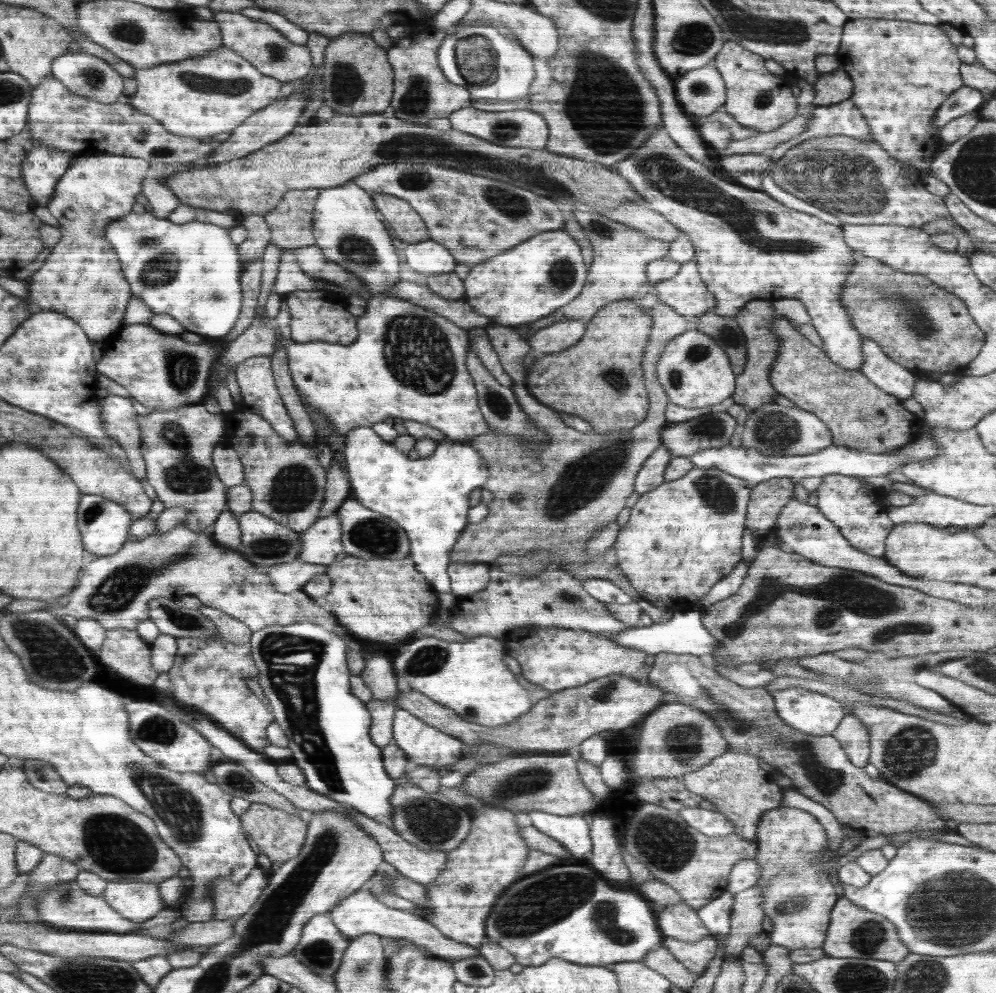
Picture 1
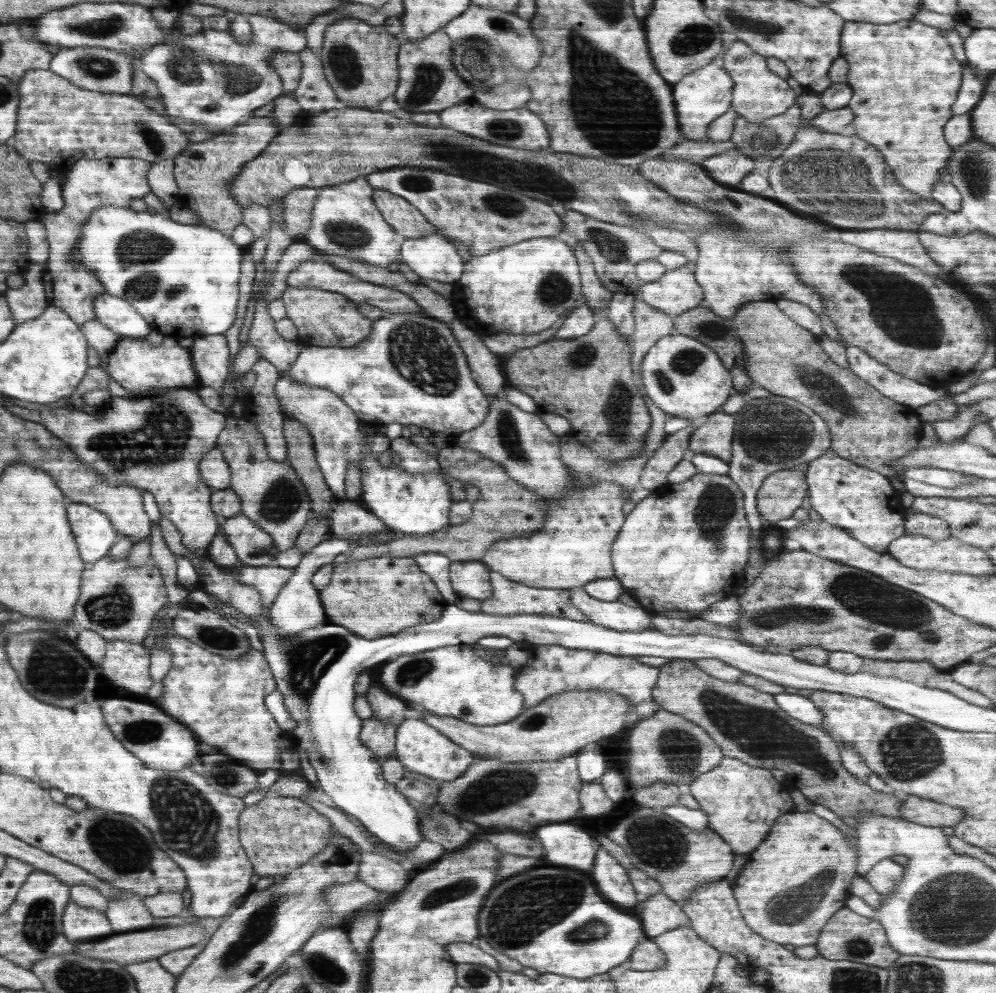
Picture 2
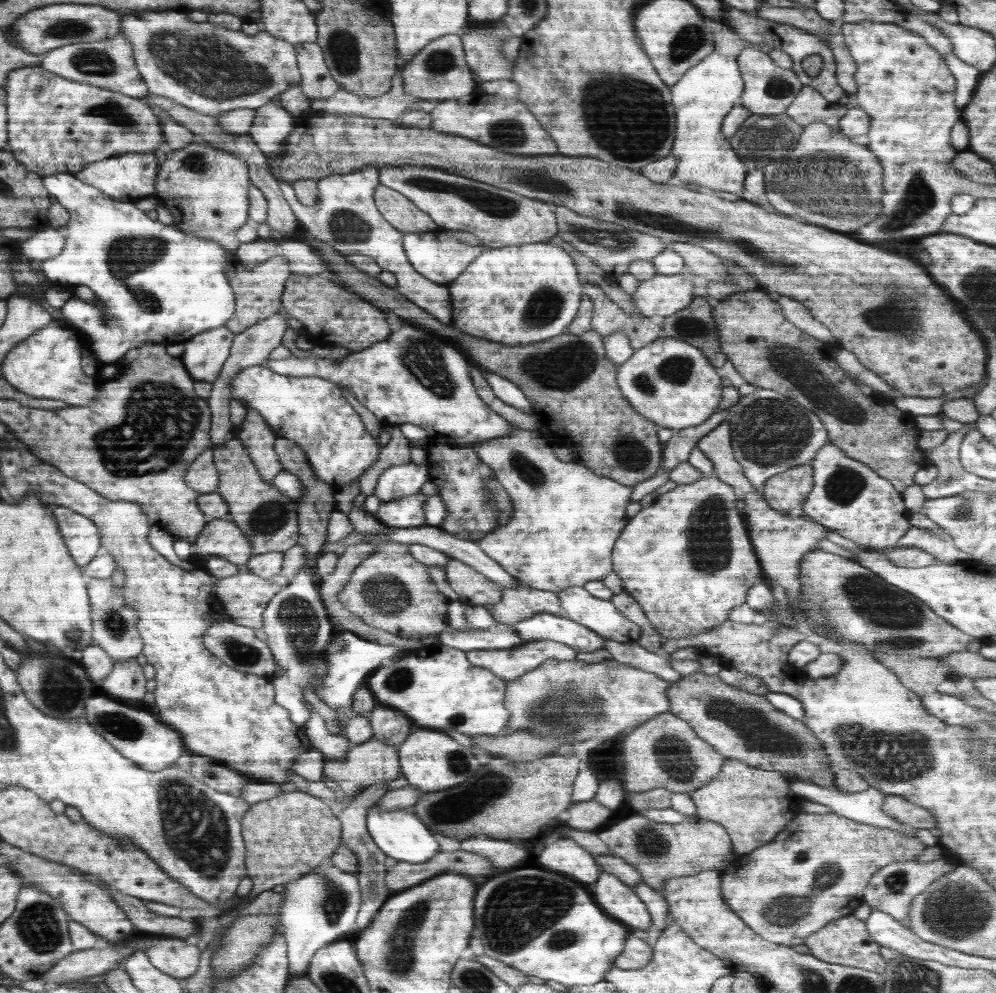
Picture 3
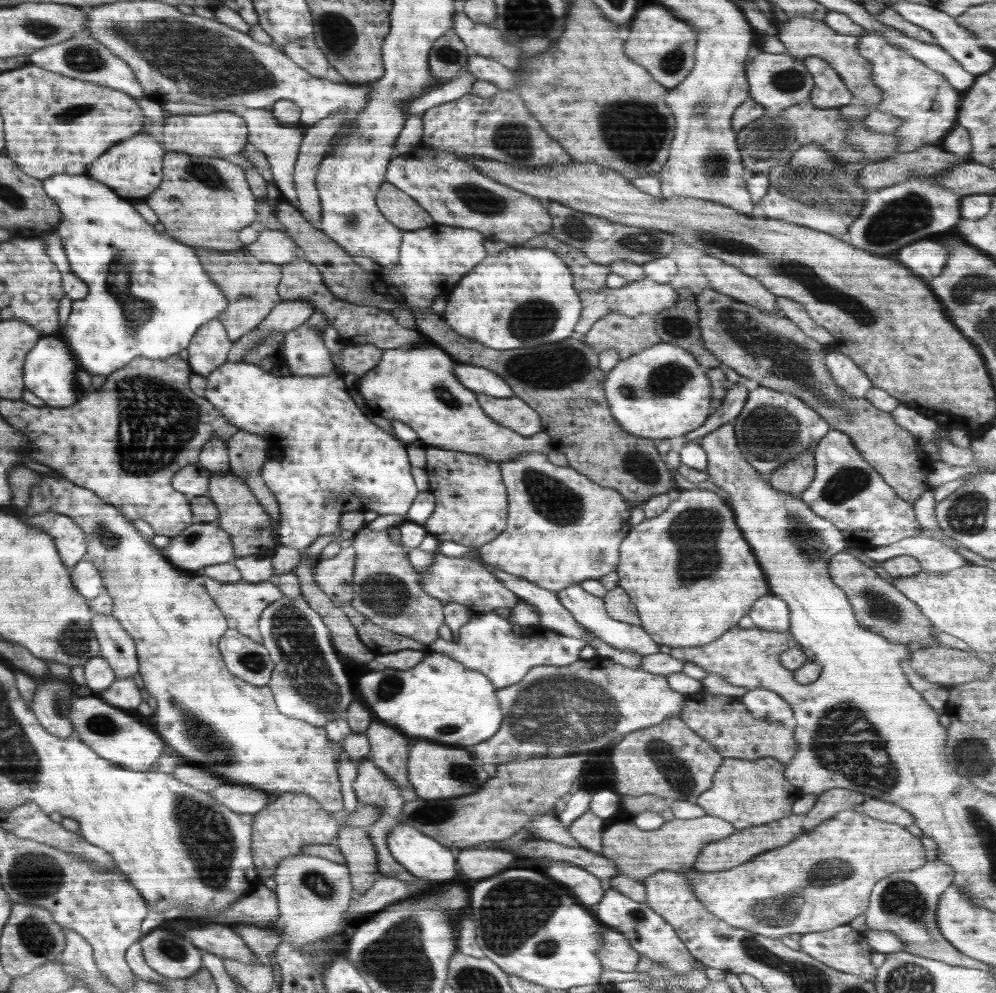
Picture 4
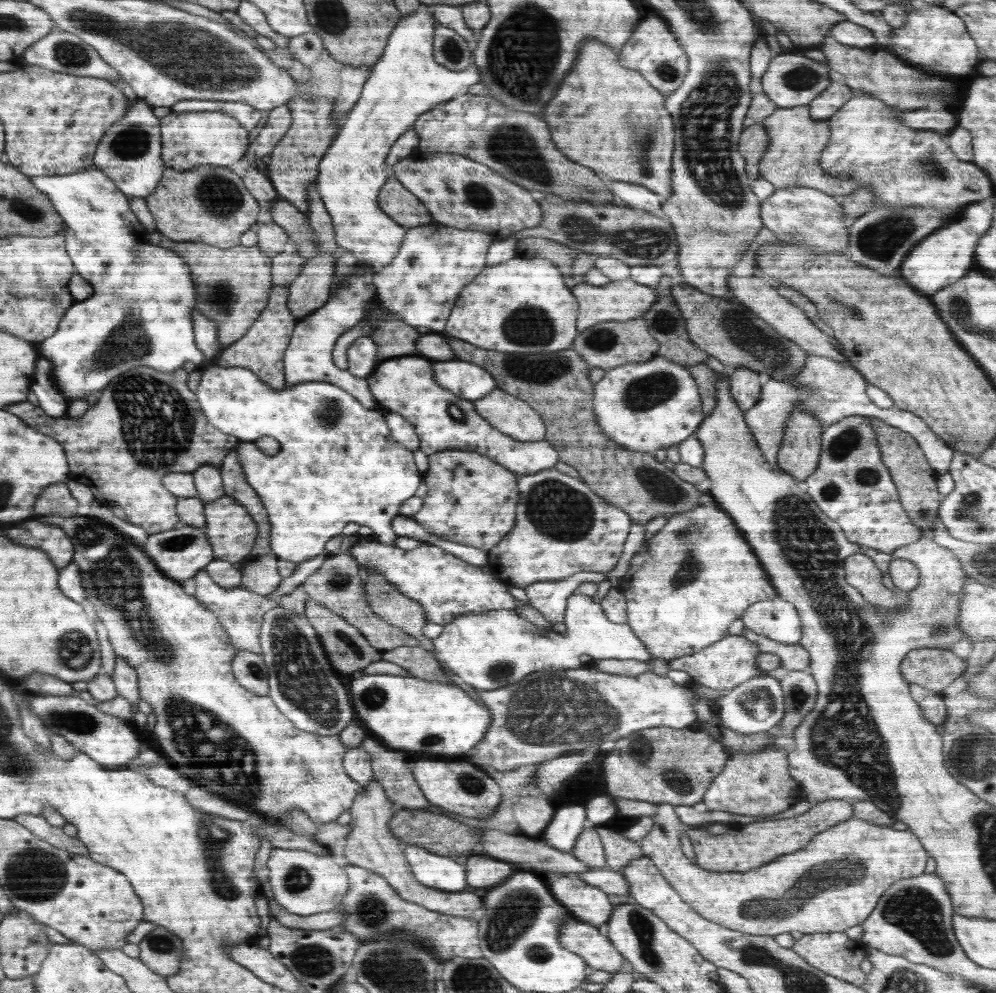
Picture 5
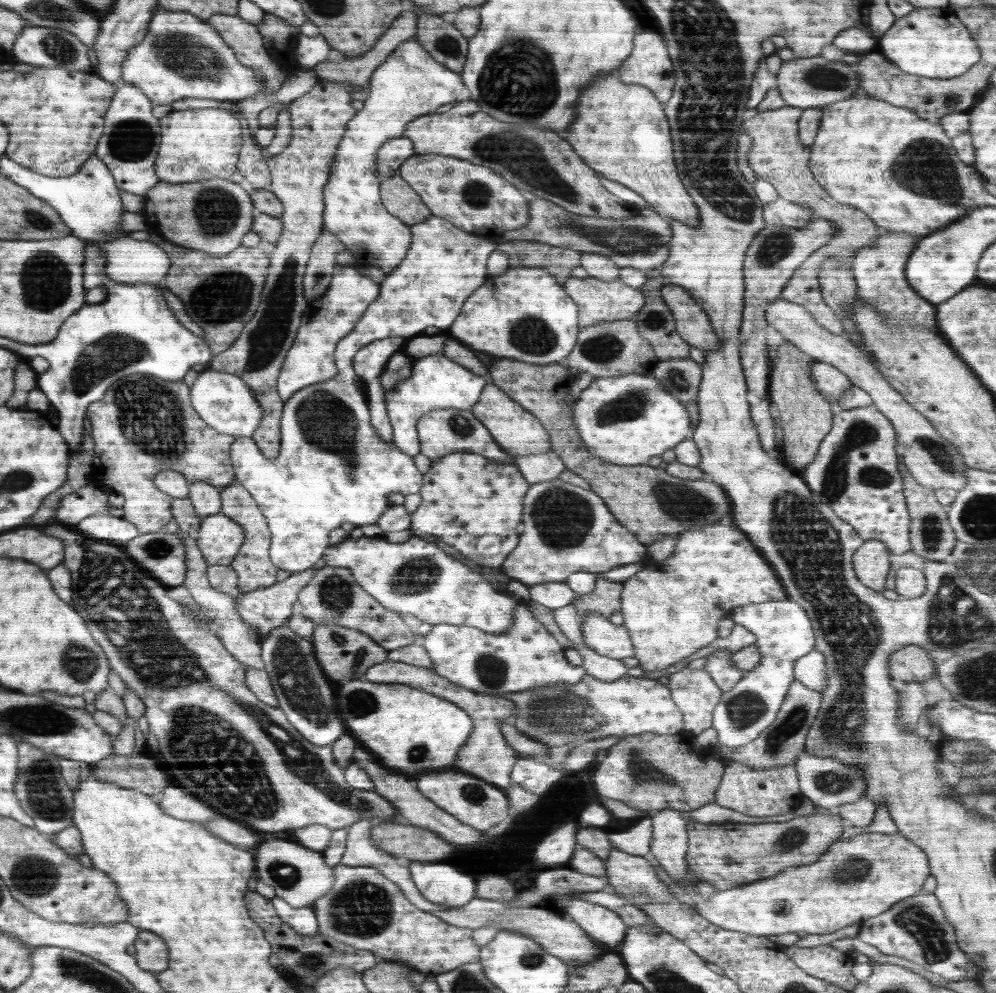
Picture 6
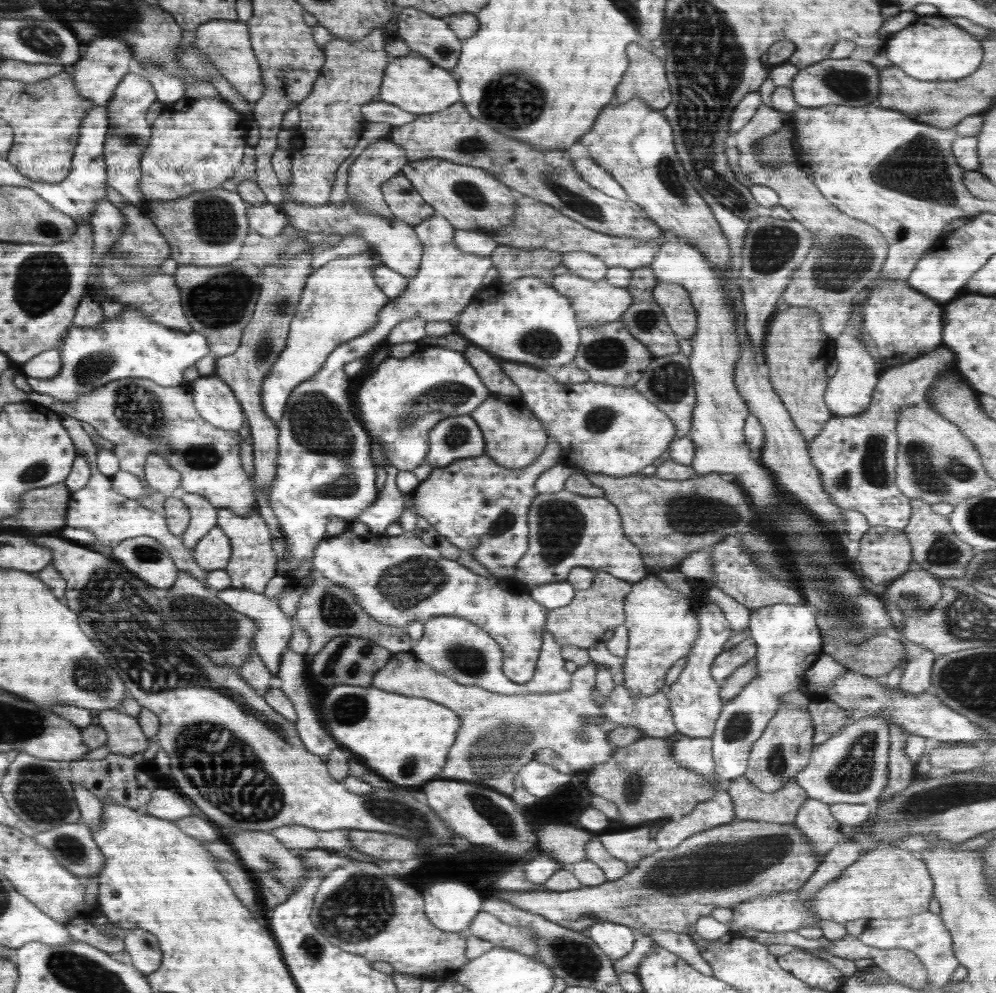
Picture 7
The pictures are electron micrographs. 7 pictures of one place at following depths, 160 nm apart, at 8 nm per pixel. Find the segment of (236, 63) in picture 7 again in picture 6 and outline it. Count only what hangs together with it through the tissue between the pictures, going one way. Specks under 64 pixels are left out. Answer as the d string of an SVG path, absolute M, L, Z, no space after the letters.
M213 14L207 21L216 27L239 61L259 76L263 82L263 94L276 92L289 77L289 71L273 61L264 50L258 26L242 20L238 15L229 14Z

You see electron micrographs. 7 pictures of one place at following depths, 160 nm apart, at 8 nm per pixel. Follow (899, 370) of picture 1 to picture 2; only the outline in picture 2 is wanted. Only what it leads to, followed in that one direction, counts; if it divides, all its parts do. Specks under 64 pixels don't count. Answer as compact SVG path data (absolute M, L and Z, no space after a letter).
M847 347L846 356L850 370L869 386L876 388L884 397L909 406L912 410L948 396L947 390L927 386L901 377L885 364L870 358L860 347Z

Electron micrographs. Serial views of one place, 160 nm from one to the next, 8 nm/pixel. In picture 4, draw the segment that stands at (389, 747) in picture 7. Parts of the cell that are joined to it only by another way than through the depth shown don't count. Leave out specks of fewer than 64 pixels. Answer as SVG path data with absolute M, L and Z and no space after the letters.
M428 649L425 659L411 669L369 671L356 681L362 702L372 710L374 719L392 726L411 743L425 740L470 749L498 732L503 719L497 688L490 679L434 650Z

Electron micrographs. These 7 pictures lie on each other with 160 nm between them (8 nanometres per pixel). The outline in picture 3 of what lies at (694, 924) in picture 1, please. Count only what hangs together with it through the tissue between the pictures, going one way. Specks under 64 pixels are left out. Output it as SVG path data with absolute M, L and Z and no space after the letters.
M639 882L634 886L633 890L647 906L648 912L651 914L651 925L642 936L653 948L662 931L671 922L668 903L661 891L657 891L643 882Z

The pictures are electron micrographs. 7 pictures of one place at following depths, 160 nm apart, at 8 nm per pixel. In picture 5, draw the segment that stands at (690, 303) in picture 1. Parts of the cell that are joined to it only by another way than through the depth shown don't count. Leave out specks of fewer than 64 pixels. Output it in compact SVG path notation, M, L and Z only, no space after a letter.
M631 279L612 281L606 286L590 286L590 284L583 283L576 285L571 292L577 298L579 304L577 317L579 333L600 322L625 322L636 318L643 318L657 301L656 289L654 287L636 284Z

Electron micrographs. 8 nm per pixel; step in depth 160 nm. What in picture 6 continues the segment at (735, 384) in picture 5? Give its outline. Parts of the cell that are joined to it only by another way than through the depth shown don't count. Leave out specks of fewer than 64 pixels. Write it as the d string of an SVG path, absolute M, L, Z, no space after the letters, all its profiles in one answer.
M813 218L804 228L790 228L788 226L774 226L766 224L745 252L743 276L745 283L743 322L739 330L739 355L741 367L746 377L746 393L750 406L757 405L769 395L769 363L766 361L766 339L764 329L768 326L766 321L766 308L776 300L784 286L788 284L800 264L819 252L827 242L837 233L833 222L826 219Z

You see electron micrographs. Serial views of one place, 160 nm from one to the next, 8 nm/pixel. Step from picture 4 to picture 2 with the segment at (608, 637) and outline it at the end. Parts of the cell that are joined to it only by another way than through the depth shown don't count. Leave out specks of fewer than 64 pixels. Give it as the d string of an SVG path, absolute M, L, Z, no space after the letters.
M581 587L569 589L571 601L596 625L620 632L638 632L650 628L651 617L640 606L628 606L620 601L604 602L586 594Z

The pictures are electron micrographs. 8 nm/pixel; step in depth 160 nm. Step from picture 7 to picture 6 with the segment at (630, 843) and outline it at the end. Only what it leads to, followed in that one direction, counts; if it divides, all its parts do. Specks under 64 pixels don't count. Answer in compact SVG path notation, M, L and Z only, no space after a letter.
M648 815L640 817L640 822L632 828L624 828L618 832L608 832L613 848L627 852L628 854L648 857L653 833L653 822Z

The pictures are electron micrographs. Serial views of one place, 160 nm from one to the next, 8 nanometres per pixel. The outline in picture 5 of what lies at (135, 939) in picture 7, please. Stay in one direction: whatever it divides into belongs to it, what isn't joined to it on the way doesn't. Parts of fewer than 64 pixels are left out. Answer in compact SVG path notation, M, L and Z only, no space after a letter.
M155 926L138 944L139 959L156 974L168 977L179 972L183 941L166 927Z

